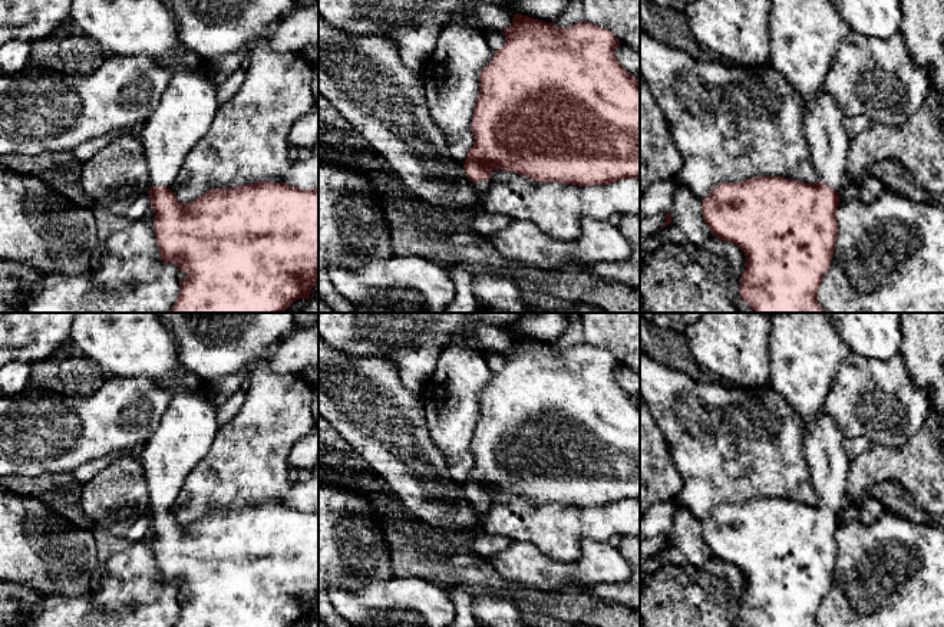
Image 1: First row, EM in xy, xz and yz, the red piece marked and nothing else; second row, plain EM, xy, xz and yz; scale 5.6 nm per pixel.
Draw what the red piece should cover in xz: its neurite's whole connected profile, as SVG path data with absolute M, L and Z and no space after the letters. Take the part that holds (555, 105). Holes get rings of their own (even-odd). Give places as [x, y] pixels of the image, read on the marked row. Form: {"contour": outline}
{"contour": "M514 14L512 24L502 34L505 44L479 75L481 95L471 122L475 145L463 162L466 176L481 198L492 185L494 169L539 182L580 187L640 178L640 83L615 59L618 39L608 29L587 20L557 27L522 14Z"}

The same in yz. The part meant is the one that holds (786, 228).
{"contour": "M770 0L769 11L769 66L780 72L802 96L805 133L809 143L812 165L819 178L815 184L785 176L757 176L743 182L716 185L702 199L702 215L713 237L730 241L746 255L740 277L739 294L755 313L825 313L818 303L818 290L828 271L838 234L838 191L848 184L846 156L851 136L845 128L845 113L823 90L839 43L851 34L831 0Z"}

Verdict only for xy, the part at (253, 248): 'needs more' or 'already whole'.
needs more

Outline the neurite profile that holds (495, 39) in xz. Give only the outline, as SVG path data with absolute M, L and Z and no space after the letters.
M485 29L483 36L494 52L499 50L505 44L505 36L501 32Z

